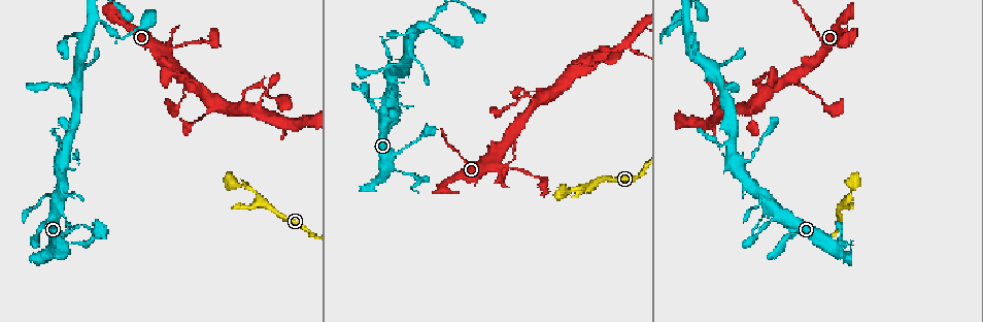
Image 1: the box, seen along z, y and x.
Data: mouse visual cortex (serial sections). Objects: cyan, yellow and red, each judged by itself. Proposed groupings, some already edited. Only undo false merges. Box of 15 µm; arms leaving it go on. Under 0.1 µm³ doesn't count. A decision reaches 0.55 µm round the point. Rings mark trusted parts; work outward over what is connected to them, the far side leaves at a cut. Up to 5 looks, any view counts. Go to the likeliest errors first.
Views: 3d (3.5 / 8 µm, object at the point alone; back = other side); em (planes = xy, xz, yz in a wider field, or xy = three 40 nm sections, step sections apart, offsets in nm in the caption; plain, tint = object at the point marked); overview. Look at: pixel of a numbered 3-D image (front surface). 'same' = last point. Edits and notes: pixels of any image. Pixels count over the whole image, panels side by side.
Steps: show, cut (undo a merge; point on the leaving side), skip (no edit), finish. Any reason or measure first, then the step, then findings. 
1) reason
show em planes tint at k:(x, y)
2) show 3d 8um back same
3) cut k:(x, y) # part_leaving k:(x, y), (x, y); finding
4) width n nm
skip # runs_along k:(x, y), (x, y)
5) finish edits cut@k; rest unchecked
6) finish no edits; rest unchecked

calibre changes
show 3d 3.5um back at 1:(595, 61)

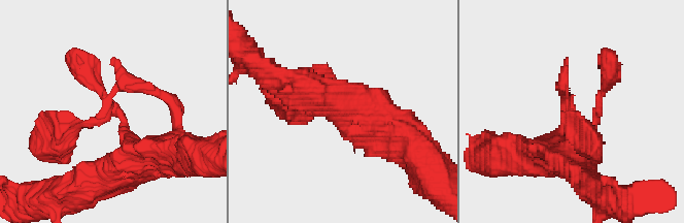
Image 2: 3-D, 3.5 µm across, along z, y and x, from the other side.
show em xy step 3 tint at 2:(112, 102)

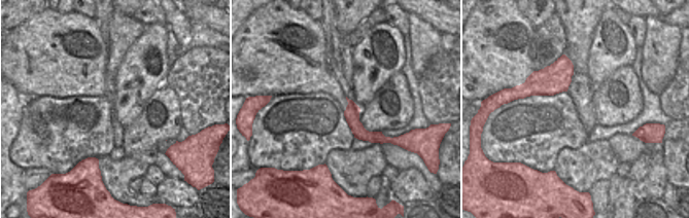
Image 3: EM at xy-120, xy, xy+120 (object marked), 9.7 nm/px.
width 140 nm
skip # runs_along 3:(350, 103), (367, 136), (390, 140); one cell here

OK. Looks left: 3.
calibre changes
show 3d 8um back at 1:(244, 183)

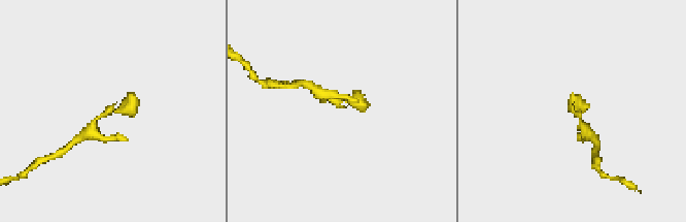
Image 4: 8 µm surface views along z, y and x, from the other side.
show 3d 3.5um at 4:(115, 112)

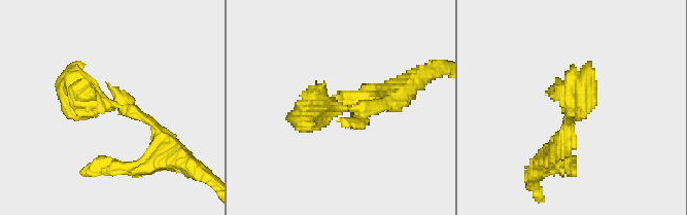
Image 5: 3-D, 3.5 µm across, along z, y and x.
skip # runs_along 5:(391, 100), (312, 108), (312, 124); one cell here

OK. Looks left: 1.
finish no edits; rest unchecked

